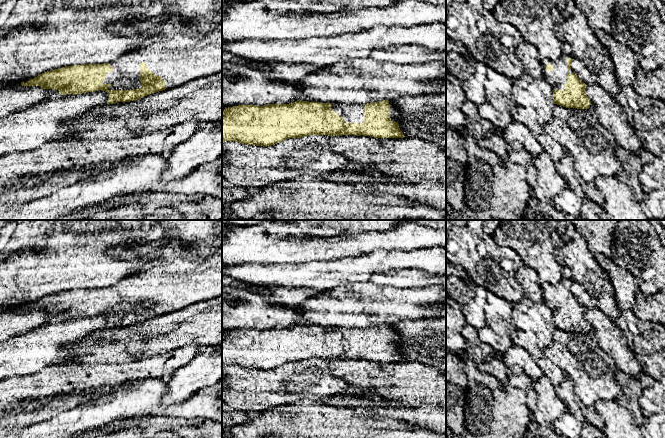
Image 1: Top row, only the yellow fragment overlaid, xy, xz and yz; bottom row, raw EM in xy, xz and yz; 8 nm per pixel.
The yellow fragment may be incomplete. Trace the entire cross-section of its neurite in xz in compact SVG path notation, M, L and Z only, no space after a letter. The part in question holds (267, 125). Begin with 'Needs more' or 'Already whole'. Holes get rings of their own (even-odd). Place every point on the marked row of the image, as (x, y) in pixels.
Needs more. M297 100L289 104L267 104L264 106L238 105L225 108L222 111L222 143L236 141L246 145L272 146L289 138L301 138L309 135L356 135L372 136L374 138L404 138L399 128L400 111L392 100L367 103L320 103Z

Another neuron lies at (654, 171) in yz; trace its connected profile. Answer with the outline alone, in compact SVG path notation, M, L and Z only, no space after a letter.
M665 148L659 151L652 162L643 166L638 180L645 194L665 188Z

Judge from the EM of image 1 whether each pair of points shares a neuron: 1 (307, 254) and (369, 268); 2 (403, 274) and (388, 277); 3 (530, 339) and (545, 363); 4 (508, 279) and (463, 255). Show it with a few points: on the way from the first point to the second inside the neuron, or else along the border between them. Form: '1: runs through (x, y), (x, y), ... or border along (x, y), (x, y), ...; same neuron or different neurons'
1: border along (376, 249), (362, 256); different neurons
2: runs through (399, 277), (392, 277); same neuron
3: runs through (531, 346), (537, 354), (538, 360); same neuron
4: runs through (497, 272), (477, 255), (474, 255); same neuron

